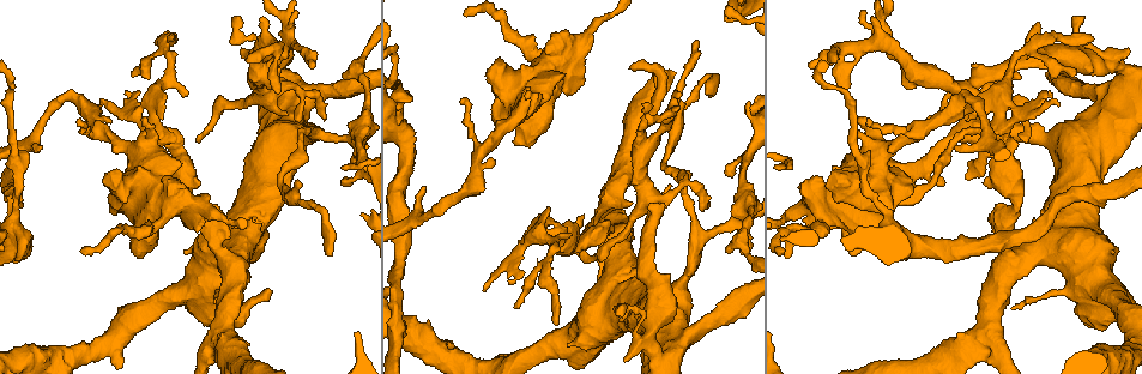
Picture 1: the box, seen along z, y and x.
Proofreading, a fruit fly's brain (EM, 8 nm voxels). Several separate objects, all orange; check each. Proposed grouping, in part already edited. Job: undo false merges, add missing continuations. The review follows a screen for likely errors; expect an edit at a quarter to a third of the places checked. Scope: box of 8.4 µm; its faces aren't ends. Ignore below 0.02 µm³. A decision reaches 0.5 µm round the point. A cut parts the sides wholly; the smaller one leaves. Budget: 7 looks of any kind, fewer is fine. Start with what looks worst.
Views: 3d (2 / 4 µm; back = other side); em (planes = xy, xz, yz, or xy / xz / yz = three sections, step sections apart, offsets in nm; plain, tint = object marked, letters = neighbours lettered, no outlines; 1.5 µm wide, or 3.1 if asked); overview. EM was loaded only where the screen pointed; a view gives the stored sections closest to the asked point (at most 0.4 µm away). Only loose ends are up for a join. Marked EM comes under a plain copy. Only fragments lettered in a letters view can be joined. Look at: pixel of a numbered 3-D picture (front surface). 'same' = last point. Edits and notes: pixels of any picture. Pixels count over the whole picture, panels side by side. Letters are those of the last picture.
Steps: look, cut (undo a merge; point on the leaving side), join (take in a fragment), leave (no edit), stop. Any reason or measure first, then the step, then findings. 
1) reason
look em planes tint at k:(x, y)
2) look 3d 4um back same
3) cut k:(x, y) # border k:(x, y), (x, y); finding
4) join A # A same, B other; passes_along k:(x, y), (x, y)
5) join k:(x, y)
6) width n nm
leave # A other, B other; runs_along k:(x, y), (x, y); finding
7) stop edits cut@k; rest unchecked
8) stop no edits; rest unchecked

an open end
look 3d 4um back at 1:(554, 324)

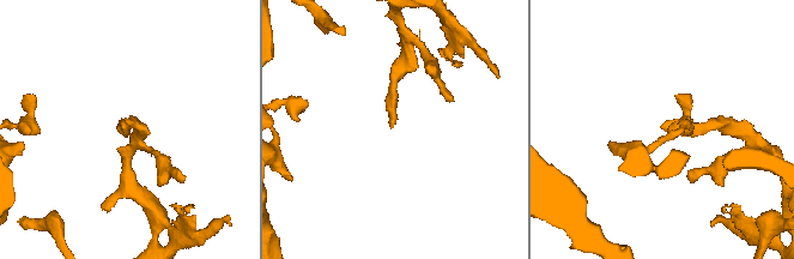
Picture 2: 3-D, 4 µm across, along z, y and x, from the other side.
look em planes letters at 2:(123, 128)

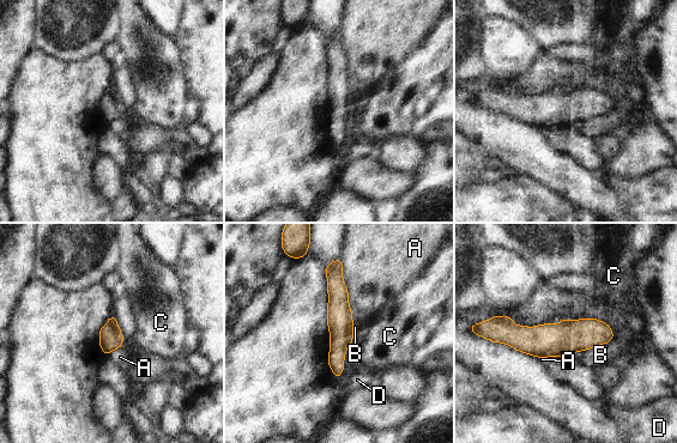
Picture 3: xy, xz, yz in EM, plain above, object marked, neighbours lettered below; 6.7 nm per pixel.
leave # A other, B other, C other, D other; runs_along 3:(497, 332), (517, 337), (610, 337); none of them fits

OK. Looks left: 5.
calibre changes
look 3d 4um at 1:(828, 213)

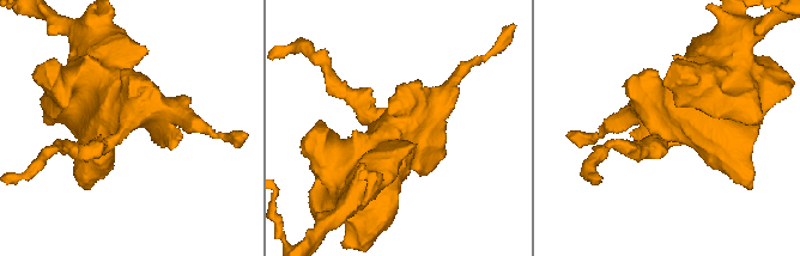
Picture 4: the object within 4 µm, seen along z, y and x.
look em planes letters at 4:(122, 129)

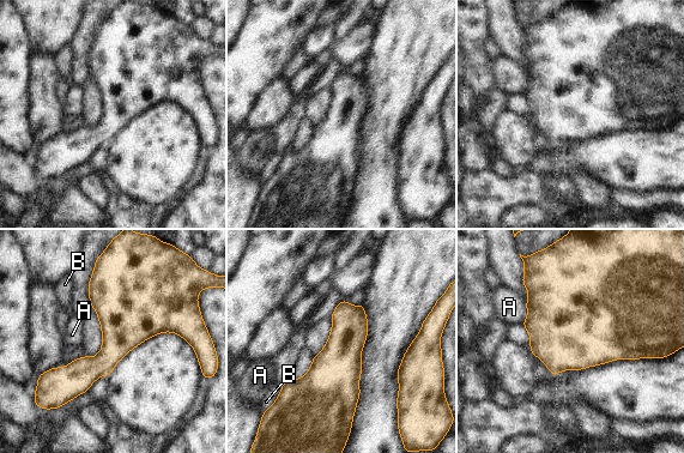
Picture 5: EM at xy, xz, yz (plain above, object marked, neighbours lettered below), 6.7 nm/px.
leave # A other, B other; border 5:(526, 301), (527, 316), (521, 322); continuous, no second neuron

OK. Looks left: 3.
an open end
look 3d 2um back at 1:(683, 102)

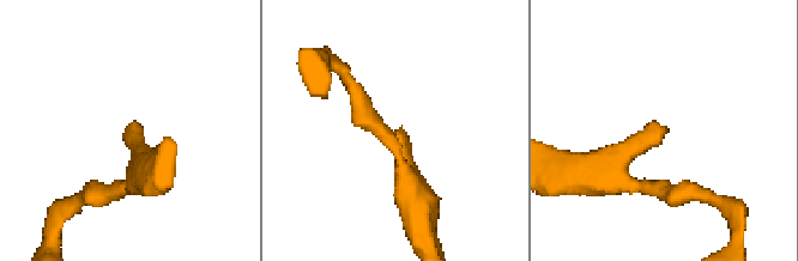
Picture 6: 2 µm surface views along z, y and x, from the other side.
look em planes letters at 6:(666, 130)

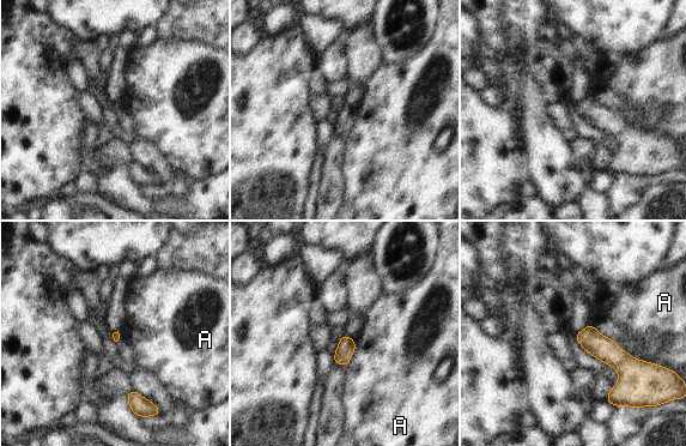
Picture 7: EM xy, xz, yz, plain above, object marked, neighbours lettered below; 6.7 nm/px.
leave # A other; runs_along 7:(589, 329), (623, 367), (612, 397); no lettered fragment goes on from it

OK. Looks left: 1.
stop no edits; rest unchecked

